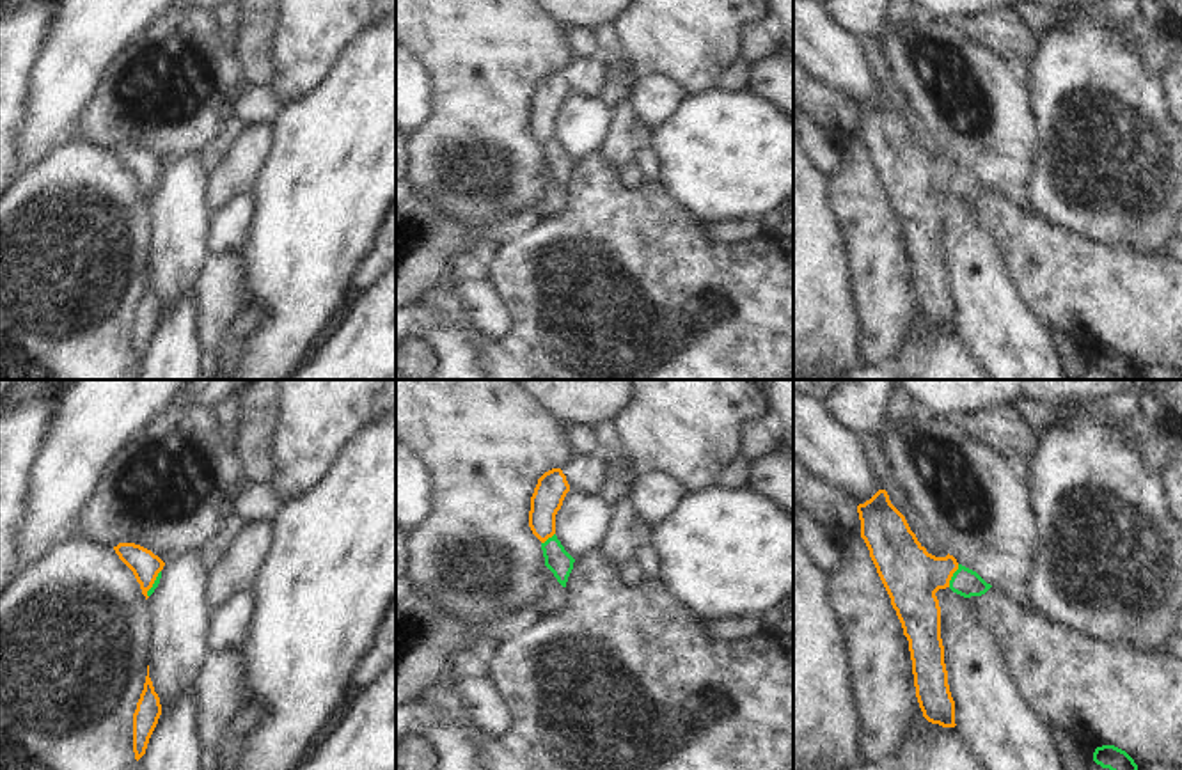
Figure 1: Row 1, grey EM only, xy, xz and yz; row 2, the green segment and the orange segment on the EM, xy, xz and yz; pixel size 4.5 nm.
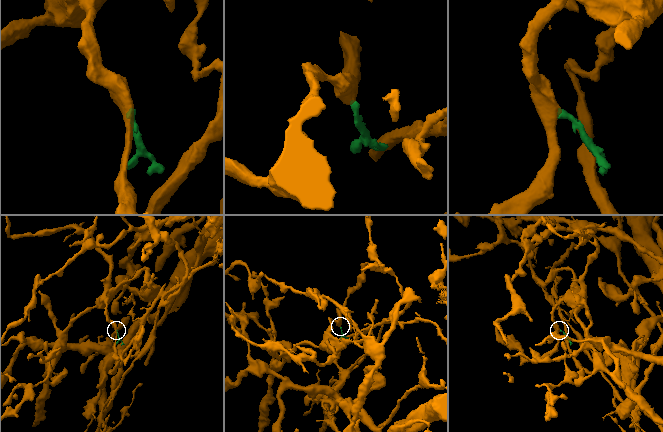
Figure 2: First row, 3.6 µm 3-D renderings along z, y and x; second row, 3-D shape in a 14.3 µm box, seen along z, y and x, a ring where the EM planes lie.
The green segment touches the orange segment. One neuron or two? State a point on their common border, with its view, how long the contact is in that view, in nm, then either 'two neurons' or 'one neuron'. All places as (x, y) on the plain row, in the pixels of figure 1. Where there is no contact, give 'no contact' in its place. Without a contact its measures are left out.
meets green in yz at (953, 178); contact 120 nm long; two neurons

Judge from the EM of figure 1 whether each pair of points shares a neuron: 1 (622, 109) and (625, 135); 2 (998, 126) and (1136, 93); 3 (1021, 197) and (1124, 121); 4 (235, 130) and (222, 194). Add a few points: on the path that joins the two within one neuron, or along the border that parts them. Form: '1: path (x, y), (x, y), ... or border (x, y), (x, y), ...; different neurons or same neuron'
1: path (623, 116), (625, 128); same neuron
2: border (1023, 77), (1039, 139), (1039, 153), (1033, 160); different neurons
3: border (1037, 157), (1032, 167), (1030, 208); different neurons
4: border (247, 126), (208, 174); different neurons

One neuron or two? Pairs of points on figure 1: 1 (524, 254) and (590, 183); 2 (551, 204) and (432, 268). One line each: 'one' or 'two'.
1: one
2: one

